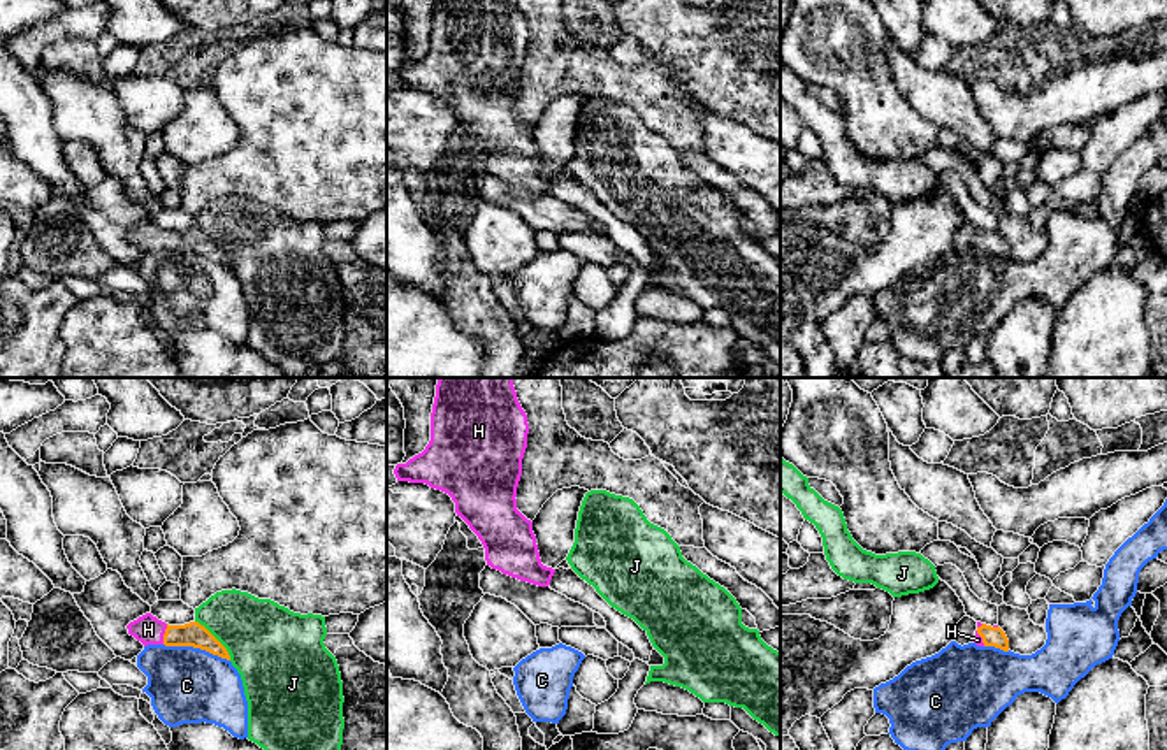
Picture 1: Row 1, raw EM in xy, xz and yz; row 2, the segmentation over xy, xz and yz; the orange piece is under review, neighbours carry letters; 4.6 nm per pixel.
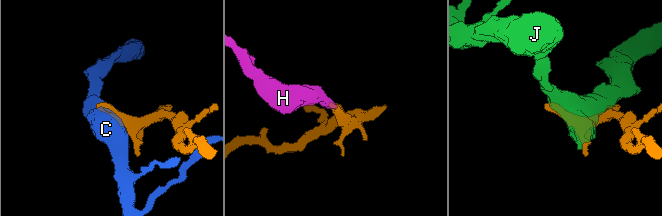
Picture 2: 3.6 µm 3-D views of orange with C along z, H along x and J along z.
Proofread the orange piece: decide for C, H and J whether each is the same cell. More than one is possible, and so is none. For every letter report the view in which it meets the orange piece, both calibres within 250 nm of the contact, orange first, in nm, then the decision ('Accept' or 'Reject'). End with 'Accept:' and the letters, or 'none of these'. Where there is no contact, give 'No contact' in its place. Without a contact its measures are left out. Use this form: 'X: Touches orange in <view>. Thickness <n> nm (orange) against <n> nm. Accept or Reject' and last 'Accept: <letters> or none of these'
C: Touches orange in xy. Thickness 110 nm (orange) against 360 nm. Reject
H: Touches orange in xy. Thickness 110 nm (orange) against 140 nm. Accept
J: Touches orange in xy. Thickness 110 nm (orange) against 380 nm. Reject
Accept: H

